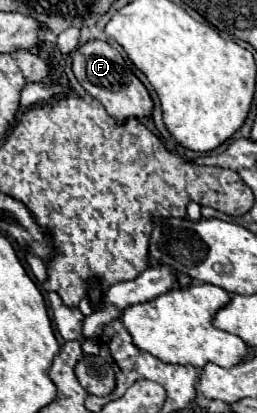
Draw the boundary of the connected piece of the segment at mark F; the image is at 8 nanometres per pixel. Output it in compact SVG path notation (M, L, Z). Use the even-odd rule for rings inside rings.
M88 41L78 47L78 51L72 55L72 71L80 85L98 99L104 109L118 121L124 121L126 117L146 119L152 113L152 99L146 91L146 87L138 81L138 77L128 69L122 53L112 47L106 41Z

